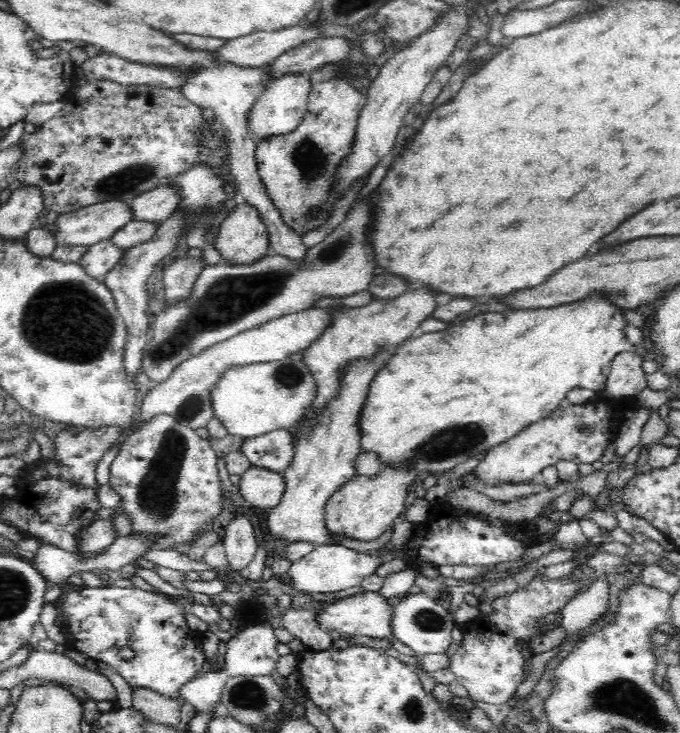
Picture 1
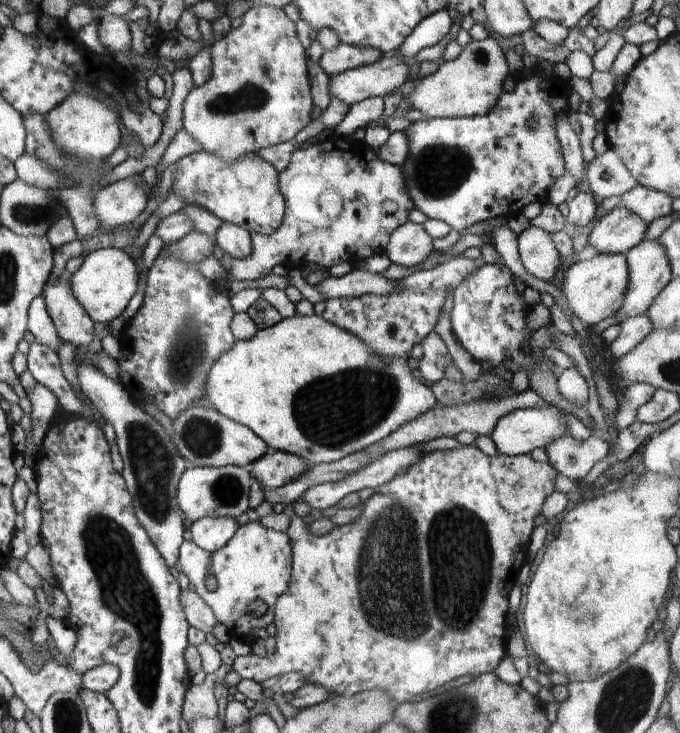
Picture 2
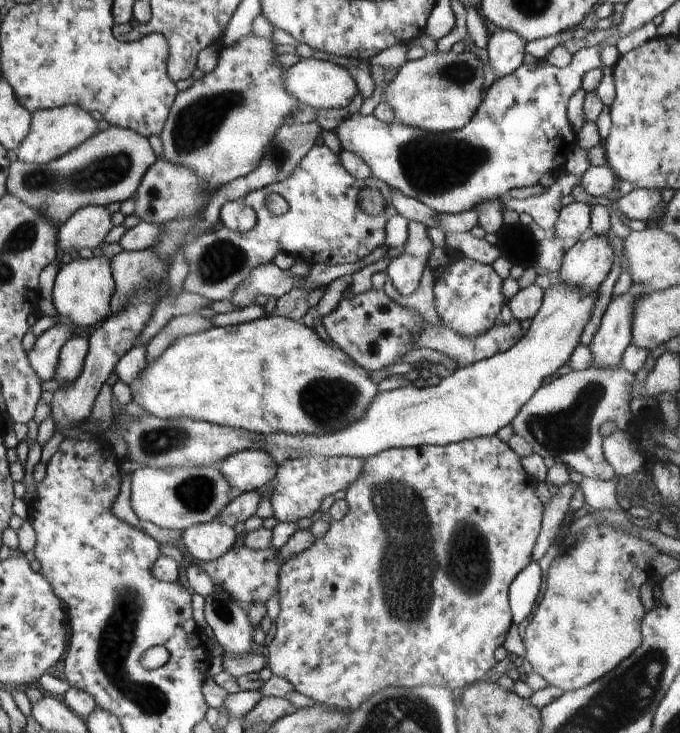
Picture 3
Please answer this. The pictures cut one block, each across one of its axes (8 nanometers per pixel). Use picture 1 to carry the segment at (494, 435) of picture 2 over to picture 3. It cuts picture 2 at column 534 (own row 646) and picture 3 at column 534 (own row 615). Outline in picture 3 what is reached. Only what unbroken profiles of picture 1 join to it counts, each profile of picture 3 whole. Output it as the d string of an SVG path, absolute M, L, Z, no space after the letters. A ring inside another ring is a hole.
M592 365L581 371L572 371L556 379L549 379L532 395L521 411L510 422L514 434L532 446L534 453L550 462L560 462L570 469L576 470L588 478L612 480L616 478L614 468L606 462L603 453L603 436L600 435L600 426L608 421L617 424L619 429L626 429L630 422L630 384L635 381L635 375L626 372L623 366L618 368L596 368Z

